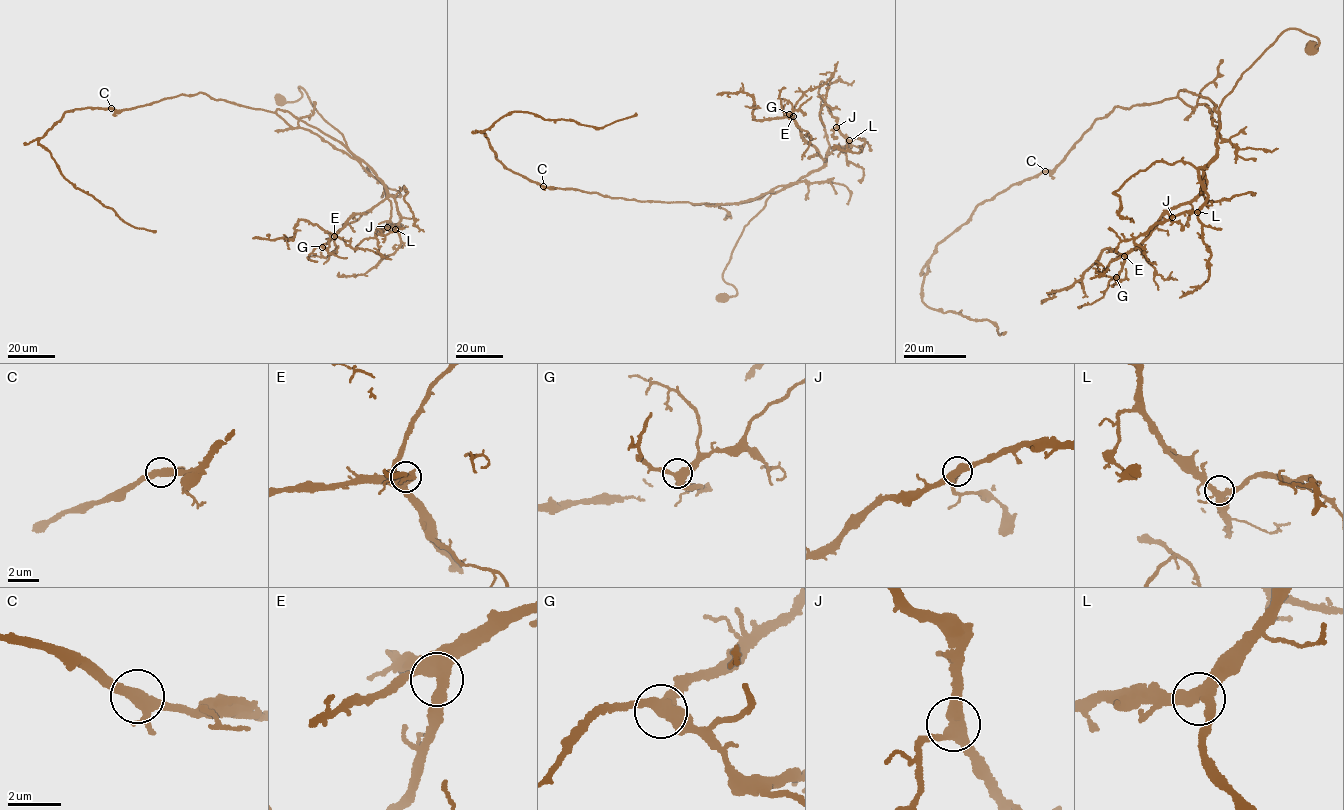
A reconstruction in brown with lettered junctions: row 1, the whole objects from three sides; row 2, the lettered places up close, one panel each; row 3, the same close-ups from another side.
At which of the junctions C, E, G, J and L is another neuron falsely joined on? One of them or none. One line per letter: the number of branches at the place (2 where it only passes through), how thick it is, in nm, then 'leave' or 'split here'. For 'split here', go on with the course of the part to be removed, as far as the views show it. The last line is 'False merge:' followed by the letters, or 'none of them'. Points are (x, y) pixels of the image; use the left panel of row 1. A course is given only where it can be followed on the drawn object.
C: 4 | 360 nm | leave
E: 4 | 400 nm | leave
G: 3 | 400 nm | leave
J: 3 | 400 nm | leave
L: 4 | 380 nm | leave
False merge: none of them

